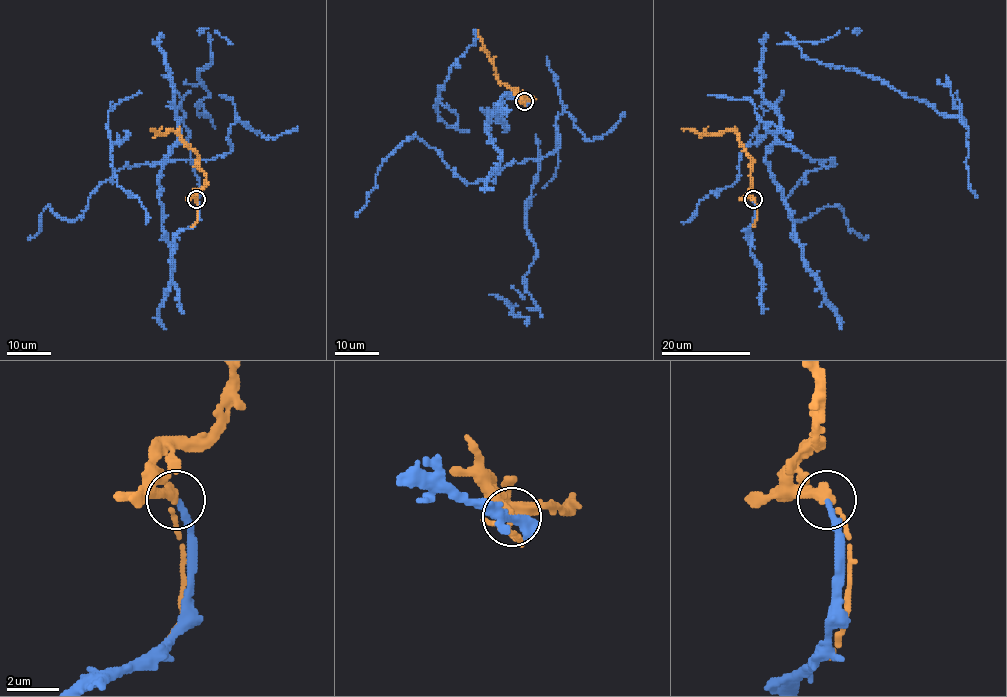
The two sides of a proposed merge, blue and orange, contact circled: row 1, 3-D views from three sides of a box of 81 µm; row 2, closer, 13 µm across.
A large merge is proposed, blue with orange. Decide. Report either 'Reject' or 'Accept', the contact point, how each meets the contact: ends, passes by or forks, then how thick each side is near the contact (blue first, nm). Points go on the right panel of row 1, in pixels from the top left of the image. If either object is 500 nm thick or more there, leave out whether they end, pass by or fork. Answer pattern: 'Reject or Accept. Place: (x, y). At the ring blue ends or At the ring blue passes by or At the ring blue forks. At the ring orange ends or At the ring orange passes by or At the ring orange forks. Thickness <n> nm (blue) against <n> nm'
Accept. Place: (753, 199). At the ring blue ends. At the ring orange passes by. Thickness 240 nm (blue) against 280 nm

